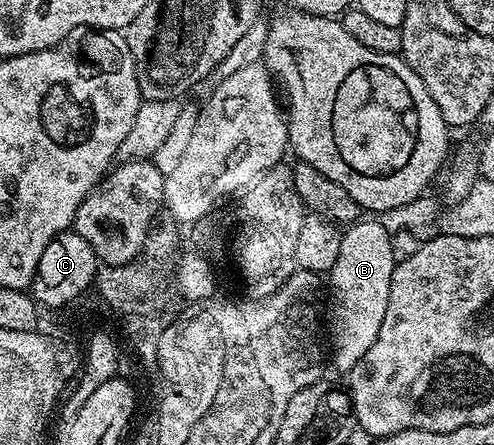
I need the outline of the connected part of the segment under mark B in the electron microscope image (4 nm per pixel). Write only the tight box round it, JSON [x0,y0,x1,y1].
[326,217,398,373]

